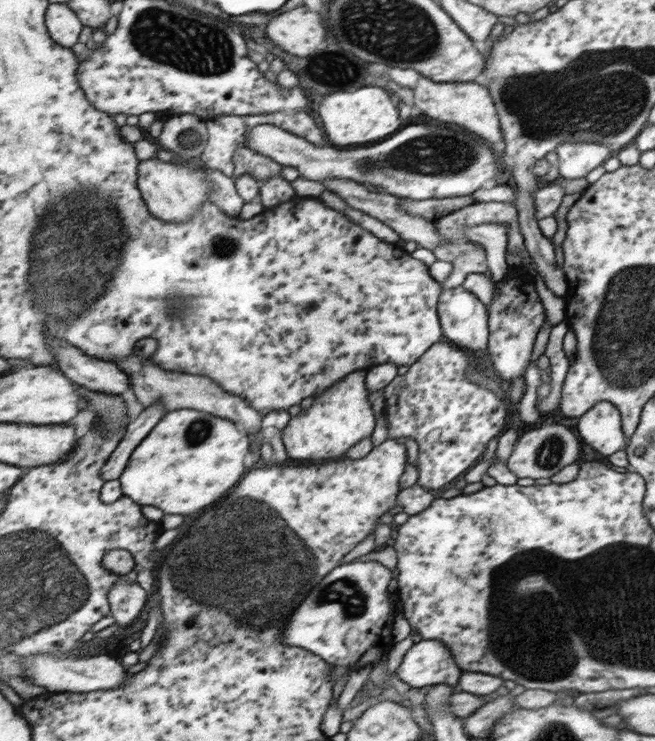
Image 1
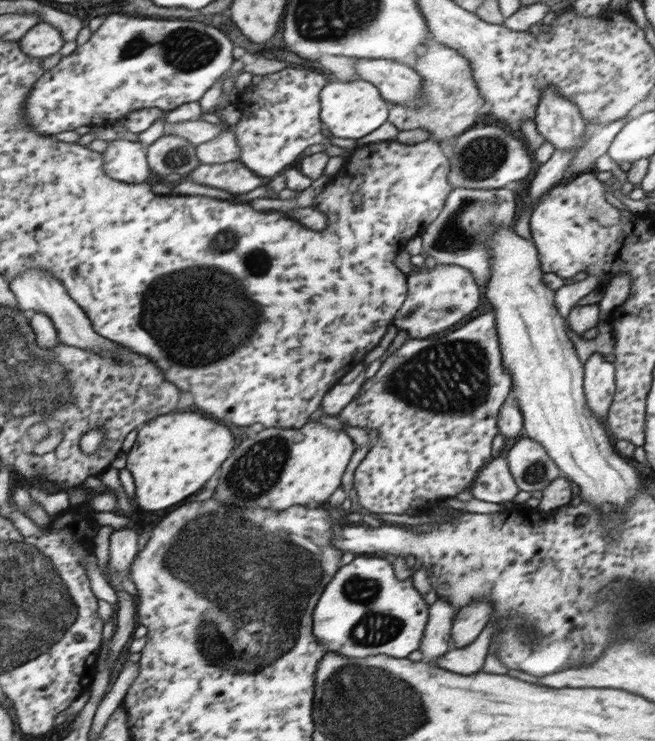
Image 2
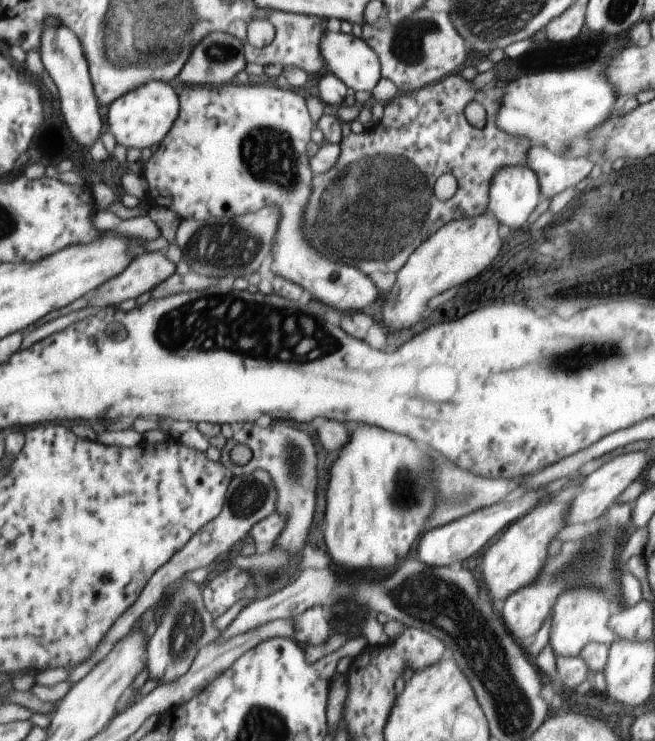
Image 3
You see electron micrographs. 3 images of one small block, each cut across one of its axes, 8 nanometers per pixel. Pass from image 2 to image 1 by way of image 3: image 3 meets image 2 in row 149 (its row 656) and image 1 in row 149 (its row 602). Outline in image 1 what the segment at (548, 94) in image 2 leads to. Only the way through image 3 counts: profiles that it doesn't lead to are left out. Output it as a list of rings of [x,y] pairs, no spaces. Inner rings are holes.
[[[561,141],[554,151],[558,158],[559,177],[570,179],[584,177],[593,168],[602,166],[603,162],[612,154],[608,146],[594,142]]]

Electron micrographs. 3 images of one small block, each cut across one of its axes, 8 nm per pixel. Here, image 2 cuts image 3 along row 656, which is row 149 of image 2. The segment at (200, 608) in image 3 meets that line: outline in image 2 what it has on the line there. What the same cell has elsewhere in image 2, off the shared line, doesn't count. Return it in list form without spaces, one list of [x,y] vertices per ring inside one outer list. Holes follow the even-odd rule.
[[[173,134],[163,135],[157,139],[153,144],[148,146],[148,163],[150,169],[155,176],[167,174],[179,174],[186,177],[193,172],[198,166],[202,165],[196,153],[197,145],[182,136],[175,136]]]

